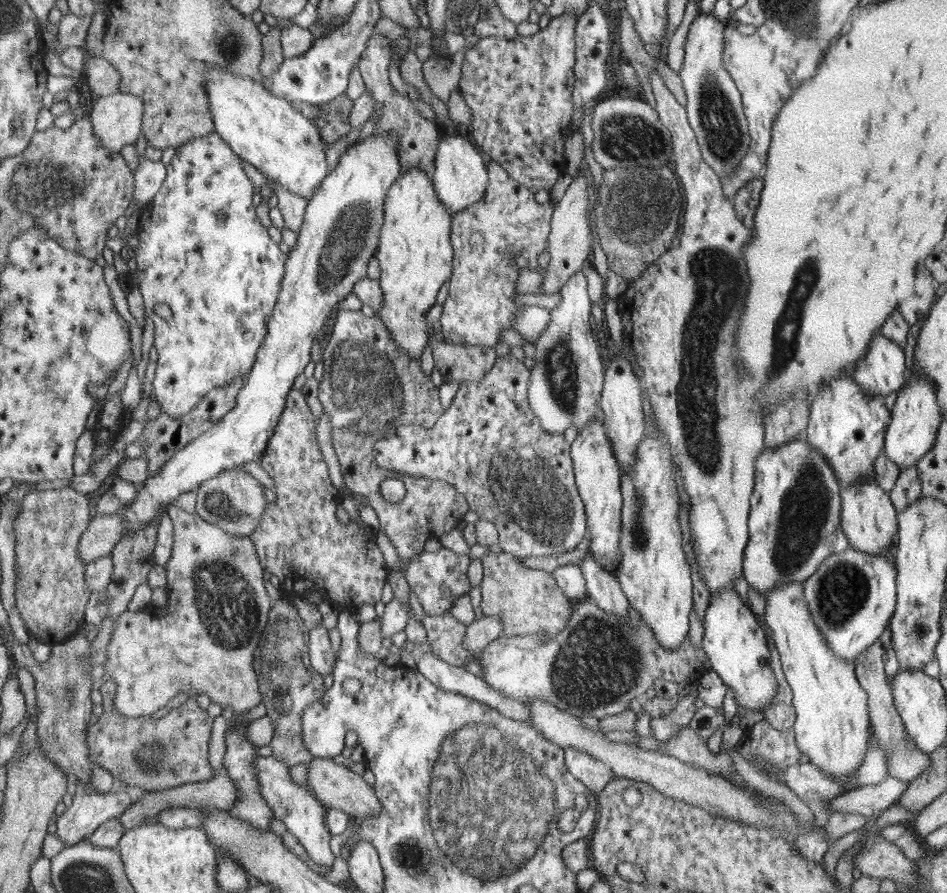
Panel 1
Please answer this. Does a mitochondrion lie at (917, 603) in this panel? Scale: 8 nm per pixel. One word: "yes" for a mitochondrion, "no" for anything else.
yes

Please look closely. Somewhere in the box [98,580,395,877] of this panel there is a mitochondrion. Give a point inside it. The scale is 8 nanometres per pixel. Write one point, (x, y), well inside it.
(282, 674)

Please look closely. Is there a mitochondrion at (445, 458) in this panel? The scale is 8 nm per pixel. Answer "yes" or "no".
no

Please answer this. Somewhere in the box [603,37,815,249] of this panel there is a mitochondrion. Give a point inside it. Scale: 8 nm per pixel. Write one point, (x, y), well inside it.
(719, 120)

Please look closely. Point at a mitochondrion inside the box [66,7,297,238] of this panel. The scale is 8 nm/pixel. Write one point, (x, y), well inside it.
(232, 44)

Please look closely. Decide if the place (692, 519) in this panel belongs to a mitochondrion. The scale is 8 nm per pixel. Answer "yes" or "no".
no

